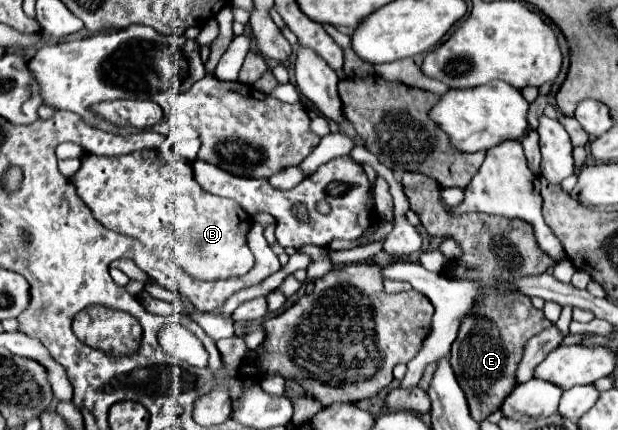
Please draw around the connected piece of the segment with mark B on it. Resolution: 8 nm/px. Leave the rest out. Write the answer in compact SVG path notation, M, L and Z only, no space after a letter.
M138 150L124 156L96 156L86 154L78 174L72 178L78 196L90 206L92 216L108 230L140 240L156 256L178 264L186 274L196 280L224 280L242 276L254 266L254 256L246 246L246 230L252 226L252 218L228 198L218 198L202 190L194 180L192 164L174 154L162 154L160 150Z

